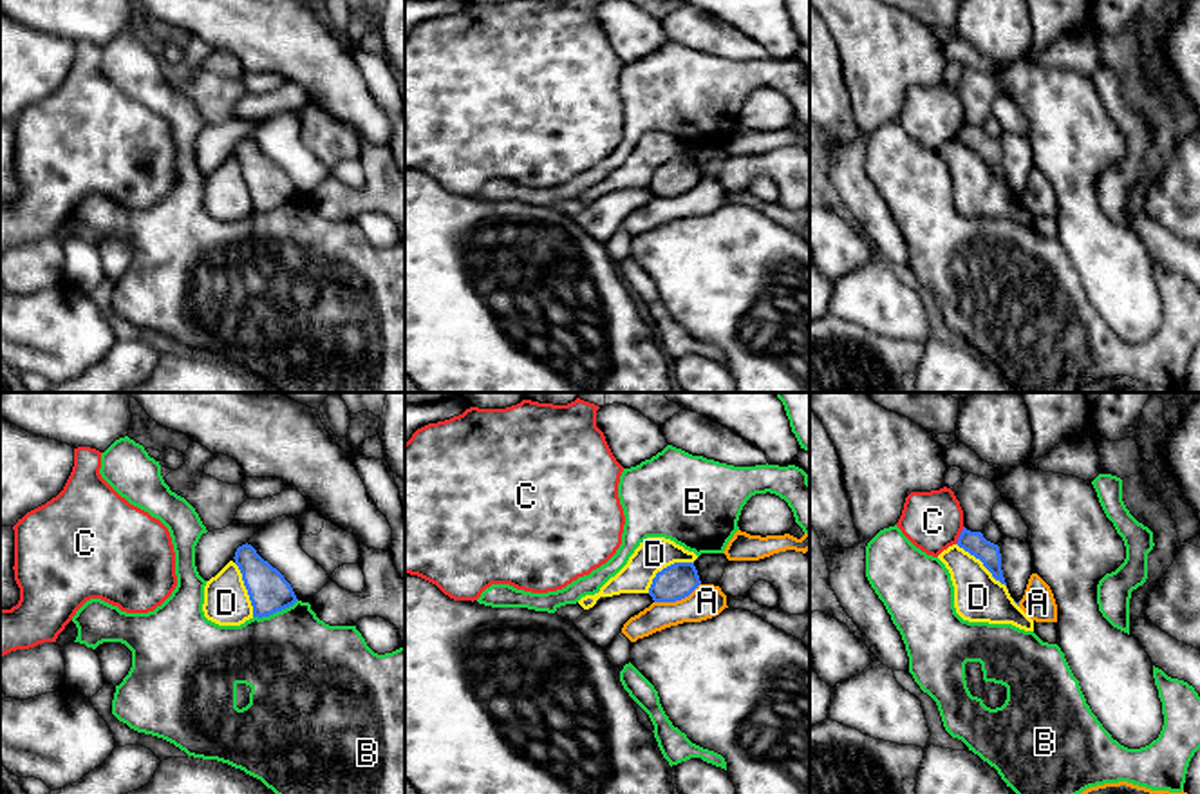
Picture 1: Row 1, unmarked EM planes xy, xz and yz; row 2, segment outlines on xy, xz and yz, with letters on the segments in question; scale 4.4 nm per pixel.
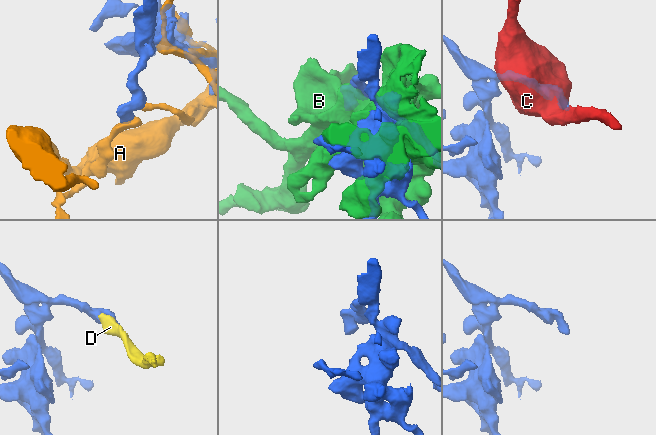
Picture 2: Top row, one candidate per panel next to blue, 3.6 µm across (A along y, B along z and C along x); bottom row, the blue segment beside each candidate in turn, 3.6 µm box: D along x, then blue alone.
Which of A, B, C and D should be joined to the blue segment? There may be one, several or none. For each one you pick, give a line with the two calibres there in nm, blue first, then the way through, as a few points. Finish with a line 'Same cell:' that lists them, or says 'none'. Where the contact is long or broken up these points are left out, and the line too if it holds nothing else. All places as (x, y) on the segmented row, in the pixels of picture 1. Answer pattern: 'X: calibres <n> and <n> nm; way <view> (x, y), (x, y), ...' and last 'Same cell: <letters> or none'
Same cell: none

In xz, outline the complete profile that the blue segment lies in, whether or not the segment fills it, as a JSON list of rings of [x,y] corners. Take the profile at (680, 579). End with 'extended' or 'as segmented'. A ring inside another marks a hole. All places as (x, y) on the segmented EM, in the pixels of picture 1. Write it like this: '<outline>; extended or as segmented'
[[[674,562],[656,573],[649,595],[654,602],[676,602],[689,597],[699,584],[694,562]]]; as segmented

